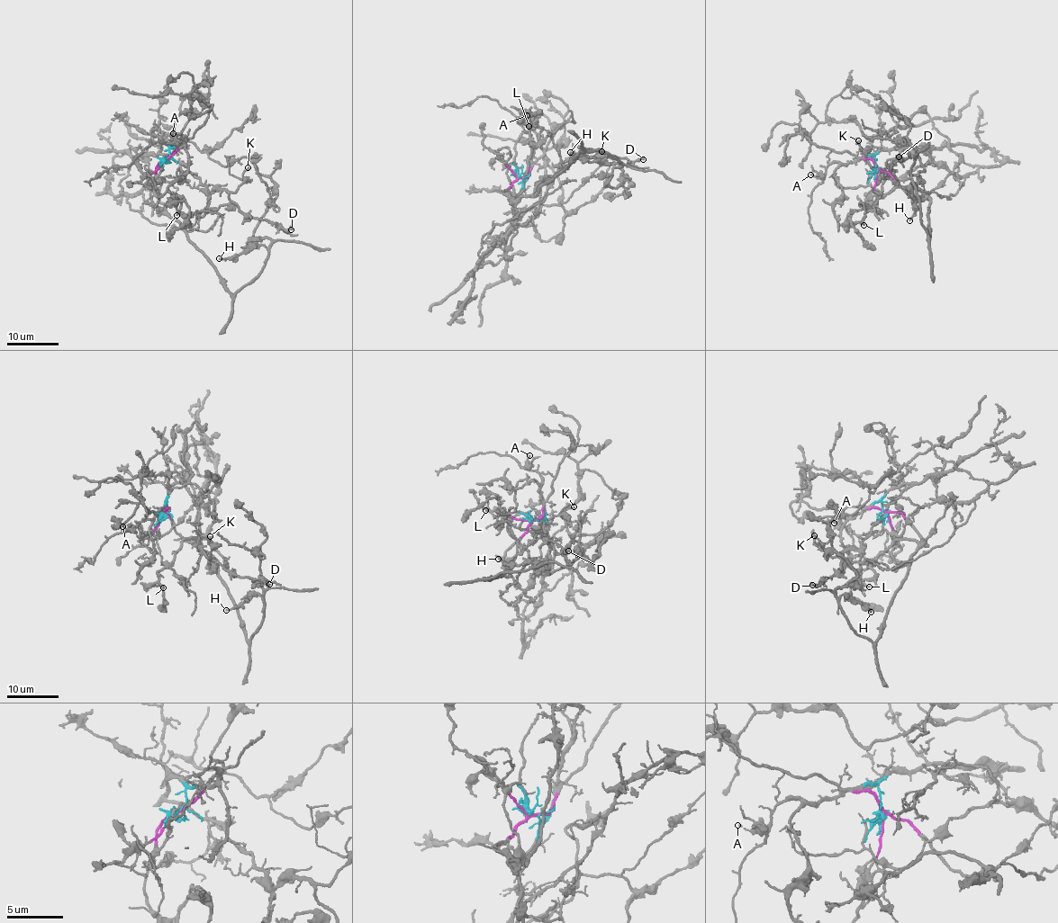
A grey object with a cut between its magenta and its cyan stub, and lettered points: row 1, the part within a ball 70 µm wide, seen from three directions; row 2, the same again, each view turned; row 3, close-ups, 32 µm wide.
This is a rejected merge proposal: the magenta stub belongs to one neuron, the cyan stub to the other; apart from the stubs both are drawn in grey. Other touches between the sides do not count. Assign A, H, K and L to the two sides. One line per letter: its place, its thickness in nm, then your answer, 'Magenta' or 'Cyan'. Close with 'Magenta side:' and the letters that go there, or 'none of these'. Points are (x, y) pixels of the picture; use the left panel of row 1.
A: Place: (173, 133). Thickness 130 nm. Cyan
H: Place: (219, 258). Thickness 150 nm. Magenta
K: Place: (248, 167). Thickness 170 nm. Cyan
L: Place: (176, 215). Thickness 170 nm. Magenta
Magenta side: H, L

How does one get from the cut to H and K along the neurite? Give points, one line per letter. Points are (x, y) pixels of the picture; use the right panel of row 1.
H: (877, 169), (888, 172), (912, 196), (924, 195), (930, 198), (927, 237), (913, 181), (915, 211), (909, 220)
K: (876, 169), (874, 154), (877, 151), (906, 146), (890, 161), (890, 167), (882, 173), (871, 166), (859, 140)

